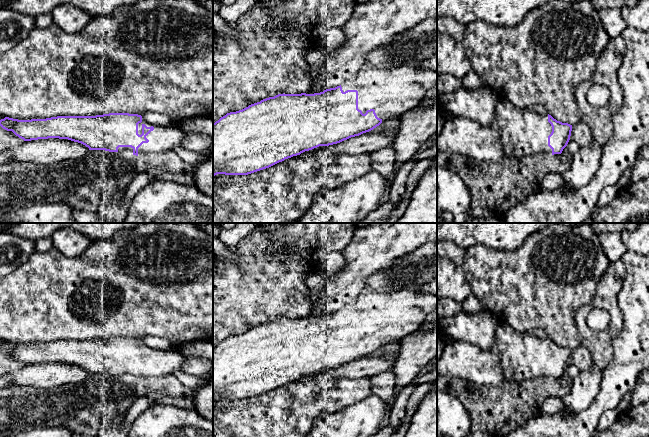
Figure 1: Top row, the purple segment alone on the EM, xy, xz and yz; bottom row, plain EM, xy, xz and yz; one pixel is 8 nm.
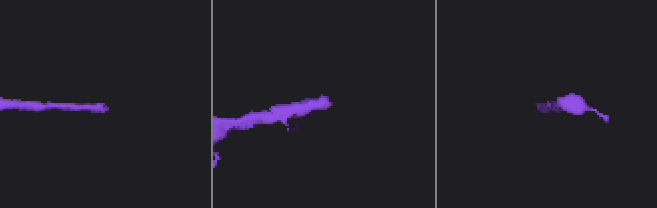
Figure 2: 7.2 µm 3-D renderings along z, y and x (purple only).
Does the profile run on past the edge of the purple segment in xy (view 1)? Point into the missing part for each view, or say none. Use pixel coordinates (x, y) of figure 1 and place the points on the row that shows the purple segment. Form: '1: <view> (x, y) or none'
1: xy (162, 139)

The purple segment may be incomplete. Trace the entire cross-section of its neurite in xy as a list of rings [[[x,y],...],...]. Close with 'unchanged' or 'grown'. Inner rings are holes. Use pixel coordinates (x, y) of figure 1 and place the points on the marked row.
[[[109,113],[96,116],[57,116],[18,120],[5,117],[0,126],[24,141],[59,138],[81,143],[89,150],[128,152],[149,157],[173,151],[186,133],[178,123],[153,125],[141,115]]] | grown

